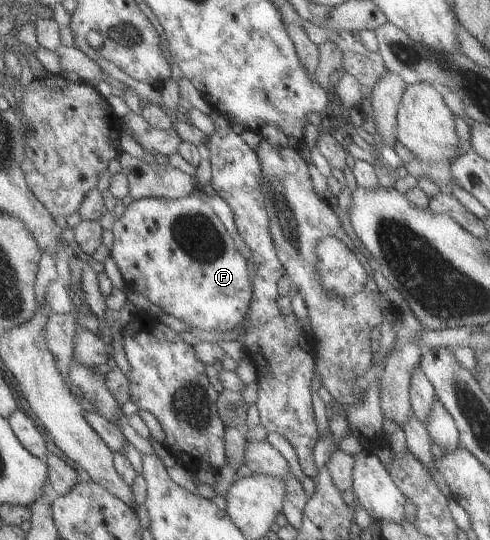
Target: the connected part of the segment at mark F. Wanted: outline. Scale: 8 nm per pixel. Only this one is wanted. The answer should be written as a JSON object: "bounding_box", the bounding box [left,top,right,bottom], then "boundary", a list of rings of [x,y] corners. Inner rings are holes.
{"bounding_box":[110,197,252,332],"boundary":[[[147,197],[134,200],[113,225],[113,245],[110,257],[119,266],[127,291],[140,293],[165,314],[173,316],[190,327],[207,332],[229,332],[247,317],[252,301],[252,282],[247,261],[239,253],[235,241],[201,197],[183,198]]]}

